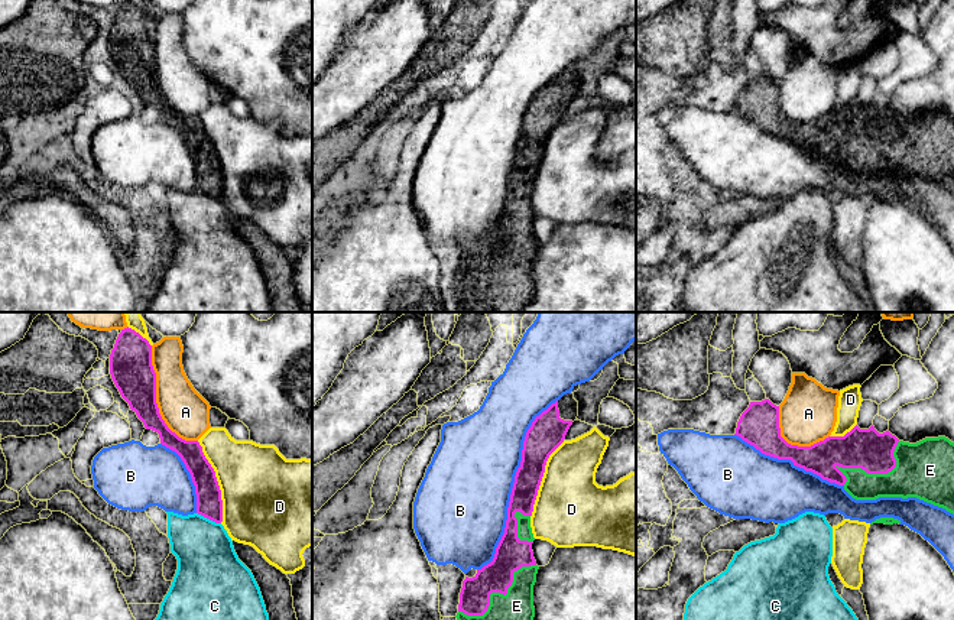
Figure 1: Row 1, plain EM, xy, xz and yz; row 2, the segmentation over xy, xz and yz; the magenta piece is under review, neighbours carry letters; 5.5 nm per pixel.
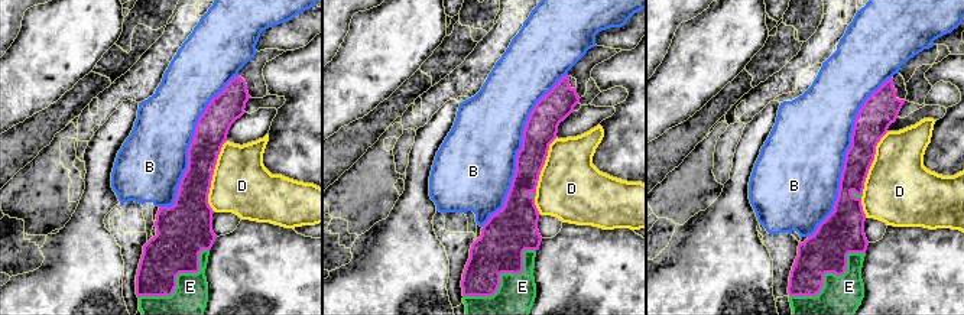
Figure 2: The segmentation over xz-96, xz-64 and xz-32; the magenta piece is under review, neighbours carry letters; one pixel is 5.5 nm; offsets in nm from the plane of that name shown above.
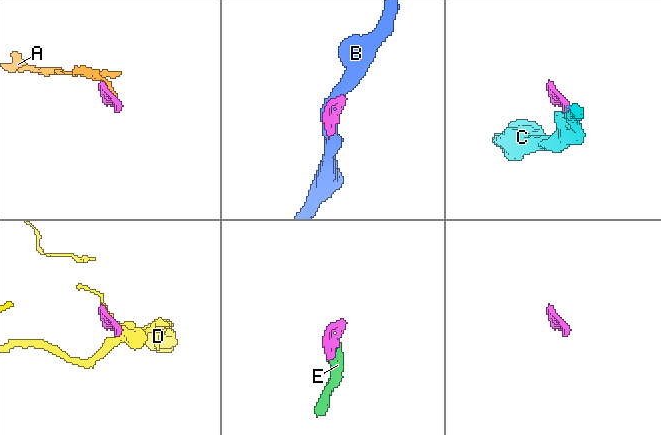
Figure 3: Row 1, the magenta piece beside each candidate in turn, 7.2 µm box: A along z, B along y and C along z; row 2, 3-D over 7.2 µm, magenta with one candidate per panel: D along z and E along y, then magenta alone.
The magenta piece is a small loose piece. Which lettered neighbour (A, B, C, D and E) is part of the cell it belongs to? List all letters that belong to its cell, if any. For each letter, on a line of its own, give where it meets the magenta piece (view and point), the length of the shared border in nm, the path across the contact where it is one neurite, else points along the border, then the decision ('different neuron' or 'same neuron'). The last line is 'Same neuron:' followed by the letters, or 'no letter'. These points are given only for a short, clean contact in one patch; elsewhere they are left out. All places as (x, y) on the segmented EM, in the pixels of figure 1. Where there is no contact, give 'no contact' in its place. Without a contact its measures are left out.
A: meets magenta in xy at (155, 401); contact 600 nm long; different neuron
B: meets magenta in xz at (513, 486); contact 1050 nm long; different neuron
C: meets magenta in xy at (208, 518); contact 150 nm long; border along xy (197, 512), (220, 523); different neuron
D: meets magenta in xy at (217, 481); contact 480 nm long; different neuron
E: meets magenta in xz at (497, 591); contact 500 nm long; same neuron
Same neuron: E

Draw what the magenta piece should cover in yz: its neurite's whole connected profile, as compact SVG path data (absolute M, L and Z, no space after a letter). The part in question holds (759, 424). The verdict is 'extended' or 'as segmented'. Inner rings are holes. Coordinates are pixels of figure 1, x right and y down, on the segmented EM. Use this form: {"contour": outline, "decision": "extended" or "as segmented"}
{"contour": "M769 399L750 402L737 422L734 435L765 455L791 460L794 465L843 486L856 500L916 497L954 514L954 442L945 436L909 444L899 441L889 431L879 434L873 425L869 429L856 425L844 436L828 436L811 447L791 445L781 436L779 406Z", "decision": "extended"}

